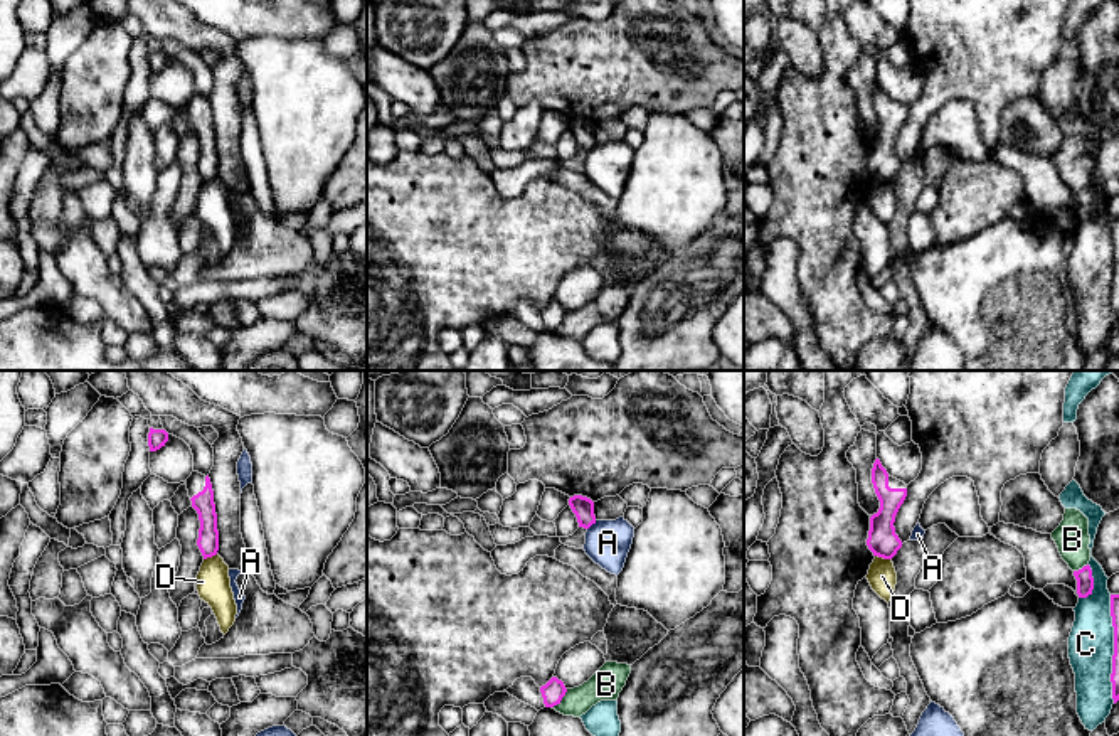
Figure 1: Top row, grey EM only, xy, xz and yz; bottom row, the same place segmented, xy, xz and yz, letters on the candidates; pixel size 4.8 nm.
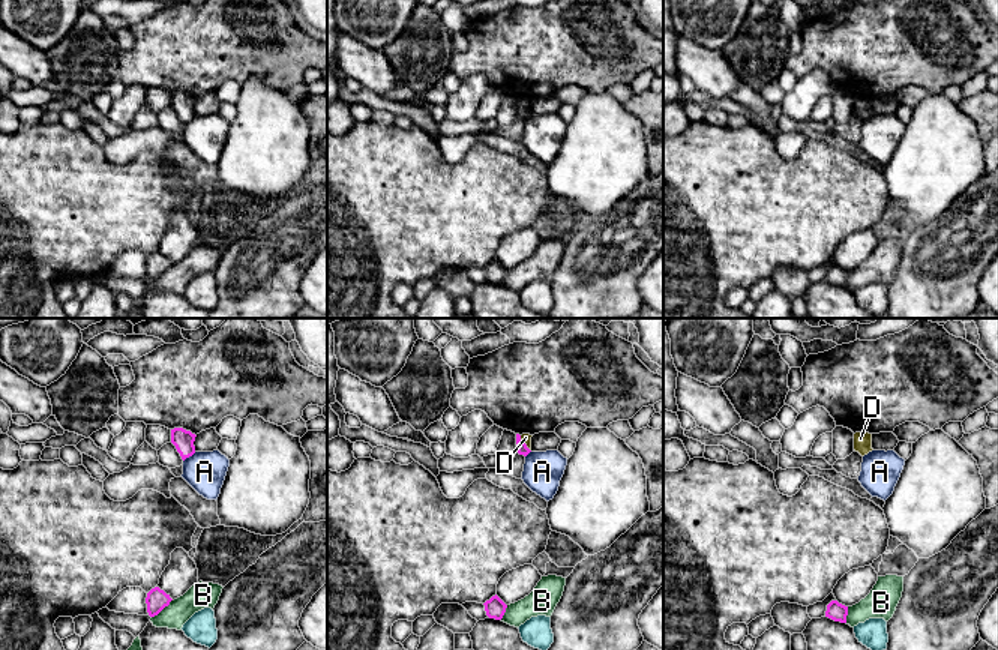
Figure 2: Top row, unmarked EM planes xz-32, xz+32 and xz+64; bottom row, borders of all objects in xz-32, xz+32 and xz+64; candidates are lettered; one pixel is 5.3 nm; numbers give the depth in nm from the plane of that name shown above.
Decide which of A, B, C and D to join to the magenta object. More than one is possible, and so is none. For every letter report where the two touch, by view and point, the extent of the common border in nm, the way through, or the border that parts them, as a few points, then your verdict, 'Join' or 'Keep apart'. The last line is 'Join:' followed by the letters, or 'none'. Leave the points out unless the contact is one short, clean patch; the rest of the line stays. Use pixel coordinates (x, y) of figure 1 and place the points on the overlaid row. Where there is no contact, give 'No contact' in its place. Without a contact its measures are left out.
A: Touches magenta at xz (591, 524). Shared border 60 nm. Boundary: xz (596, 521), (588, 529). Keep apart
B: Touches magenta at xz (561, 699). Shared border 120 nm. Boundary: xz (567, 689), (552, 708). Keep apart
C: Touches magenta at yz (1092, 585). Shared border 180 nm. Keep apart
D: Touches magenta at yz (884, 558). Shared border 80 nm. Boundary: yz (875, 554), (890, 560). Keep apart
Join: none

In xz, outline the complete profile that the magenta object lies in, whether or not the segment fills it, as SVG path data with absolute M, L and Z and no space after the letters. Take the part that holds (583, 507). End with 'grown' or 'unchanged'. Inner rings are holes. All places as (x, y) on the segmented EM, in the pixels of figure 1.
M574 495L569 499L569 505L577 517L579 527L589 529L596 524L594 502L582 495Z | unchanged

